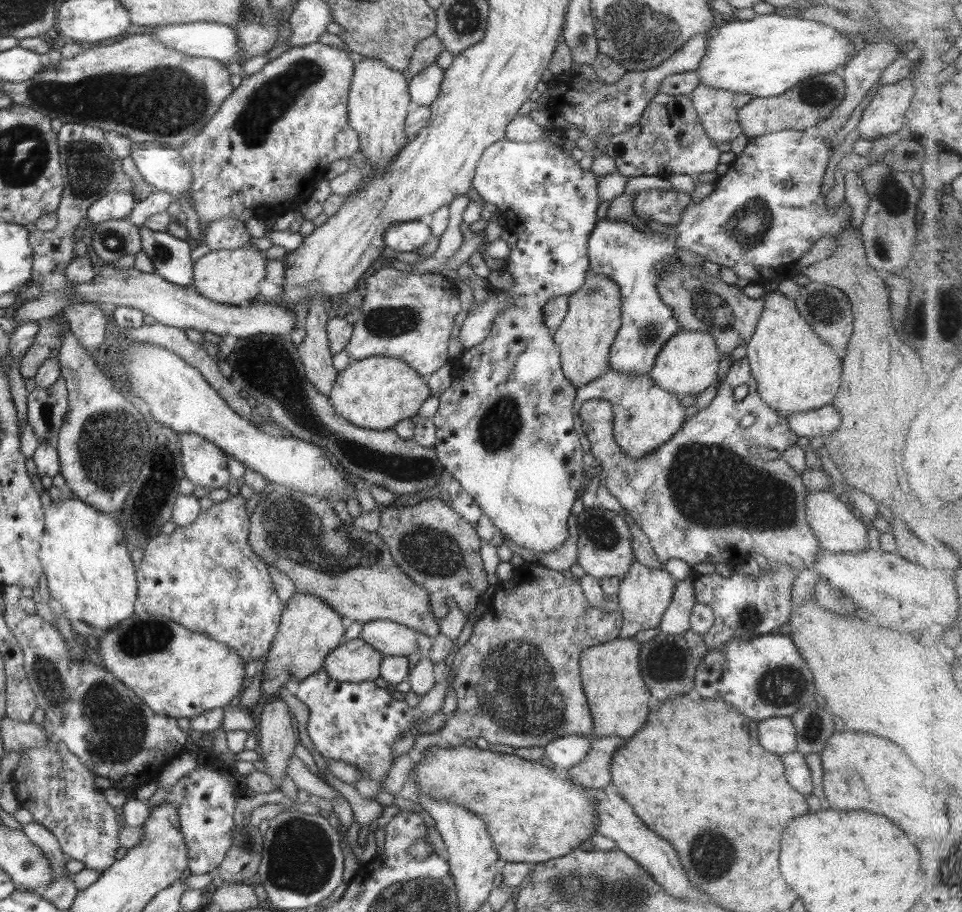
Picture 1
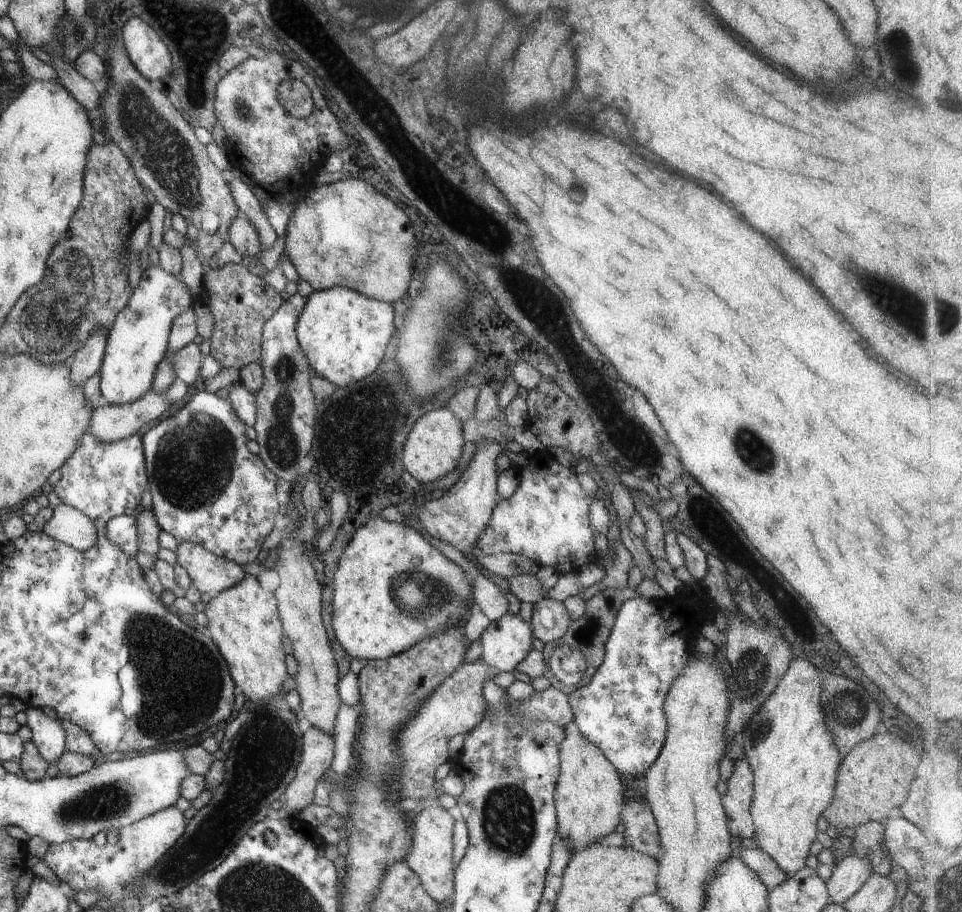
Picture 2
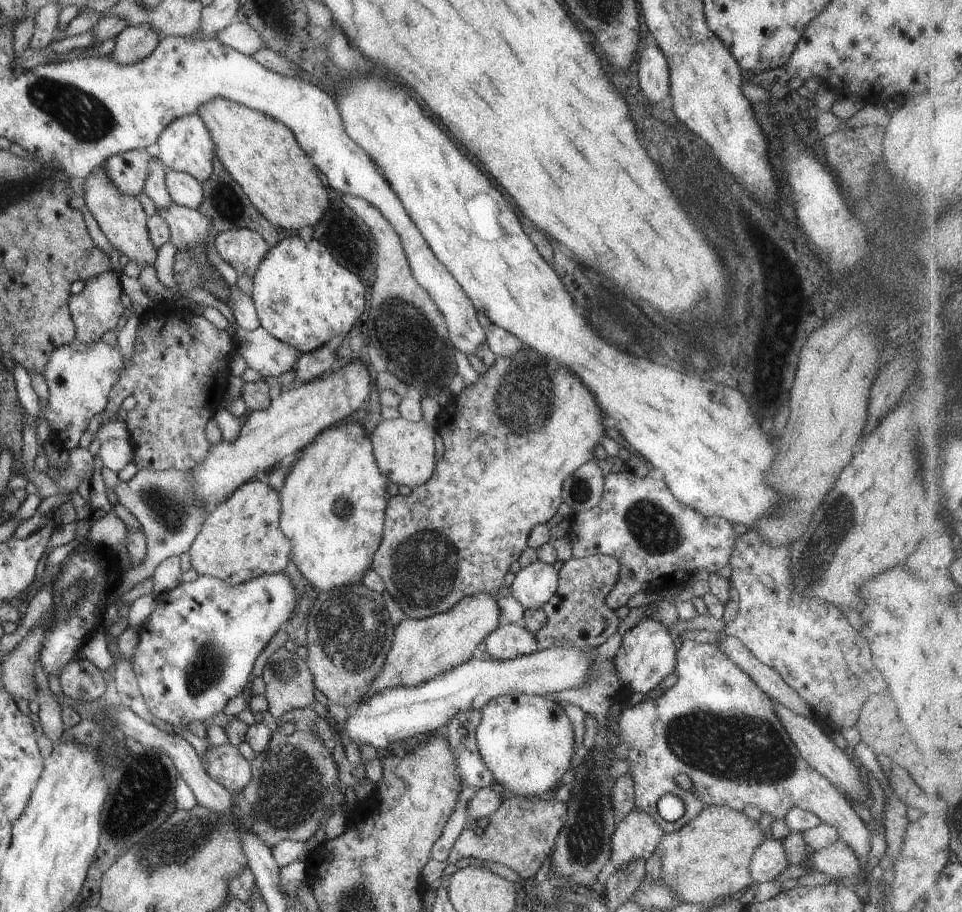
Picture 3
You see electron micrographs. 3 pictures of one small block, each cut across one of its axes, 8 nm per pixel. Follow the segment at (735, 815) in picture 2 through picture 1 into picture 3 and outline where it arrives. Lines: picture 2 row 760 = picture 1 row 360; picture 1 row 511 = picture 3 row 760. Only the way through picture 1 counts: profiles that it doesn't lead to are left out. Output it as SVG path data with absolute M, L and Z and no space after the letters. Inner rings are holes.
M684 640L684 643L680 650L677 652L677 660L675 667L675 674L678 676L678 682L669 688L664 695L660 696L656 700L649 698L644 702L636 704L636 706L629 705L628 708L622 710L618 720L618 737L620 742L628 748L628 764L630 764L629 776L634 782L634 795L635 795L635 809L645 814L648 814L653 822L664 833L672 833L676 830L685 826L688 822L691 822L705 807L711 805L728 806L736 811L742 811L747 804L750 806L756 806L756 808L762 811L762 814L770 814L774 819L781 820L785 819L785 815L794 807L813 813L818 816L822 822L832 826L838 834L839 840L844 842L857 856L859 861L860 876L865 879L869 878L871 871L868 871L867 864L871 859L871 834L866 827L866 824L859 818L858 814L852 809L849 800L844 795L840 794L834 784L830 783L822 774L819 774L816 770L813 770L804 758L799 754L797 747L794 742L790 739L788 732L782 727L782 724L778 721L777 715L774 713L772 700L762 691L756 684L742 671L739 670L730 659L728 659L722 652L721 647L717 646L717 642L710 644L702 644L702 642L695 642L694 640ZM679 774L686 774L692 779L694 784L694 790L692 792L686 792L683 790L676 781L676 777ZM671 793L672 795L678 796L686 806L685 814L678 821L666 822L660 817L657 812L657 801L666 794Z

